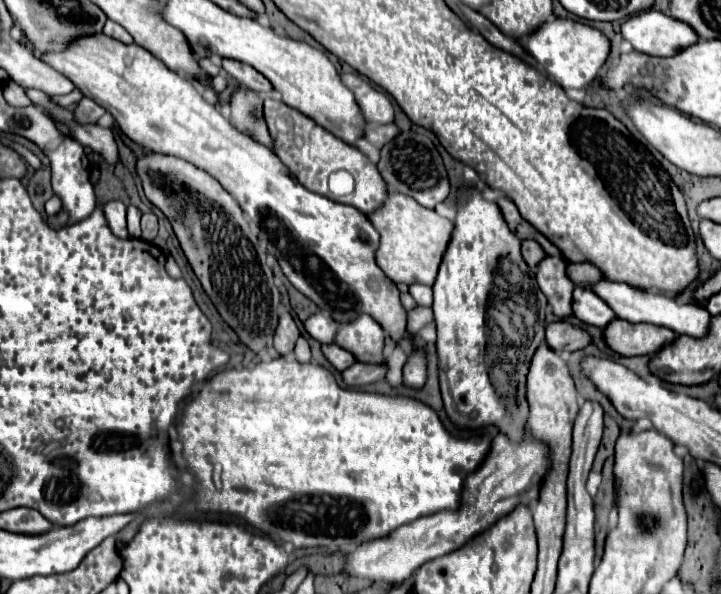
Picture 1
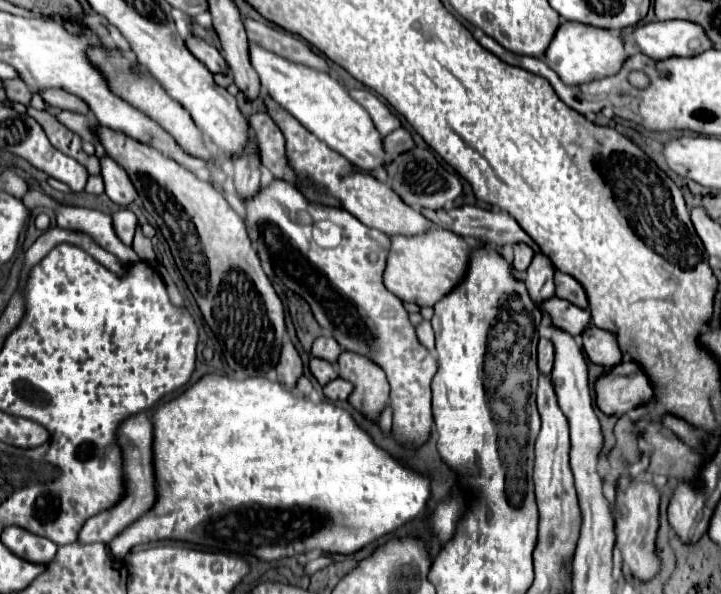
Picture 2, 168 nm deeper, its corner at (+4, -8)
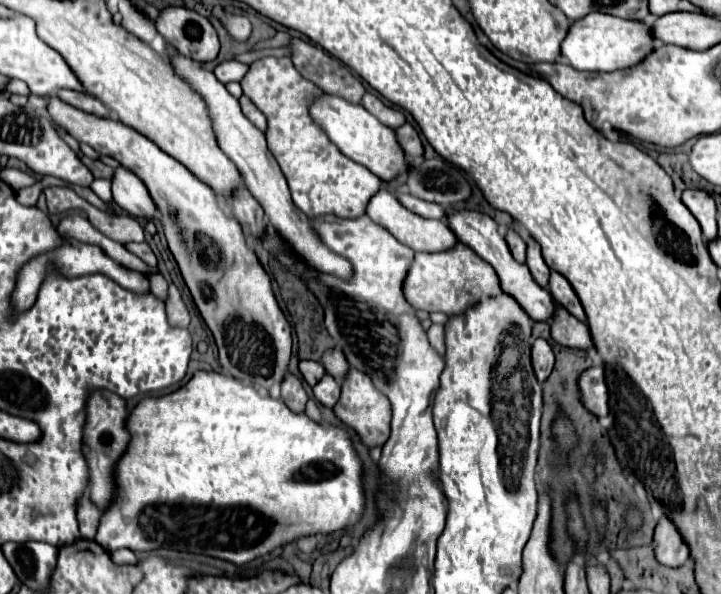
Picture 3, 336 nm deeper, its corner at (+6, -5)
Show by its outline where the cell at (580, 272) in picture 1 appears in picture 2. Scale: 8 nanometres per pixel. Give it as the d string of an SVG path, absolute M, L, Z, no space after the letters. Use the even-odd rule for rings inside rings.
M556 272L554 276L554 284L556 284L556 296L562 300L568 300L570 304L576 304L578 308L588 308L588 300L586 300L586 292L584 288L568 274L564 272Z

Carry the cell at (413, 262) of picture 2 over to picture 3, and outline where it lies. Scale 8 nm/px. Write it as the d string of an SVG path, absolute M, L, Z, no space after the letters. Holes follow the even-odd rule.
M456 243L452 249L438 253L416 253L404 279L402 291L406 301L414 309L422 309L428 313L442 311L446 315L466 311L466 307L474 305L474 301L480 301L490 293L502 293L492 265L480 259L464 243Z

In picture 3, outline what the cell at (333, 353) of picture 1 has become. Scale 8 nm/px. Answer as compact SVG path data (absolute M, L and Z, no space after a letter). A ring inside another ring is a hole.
M300 361L300 373L314 387L326 375L326 369L318 361Z

